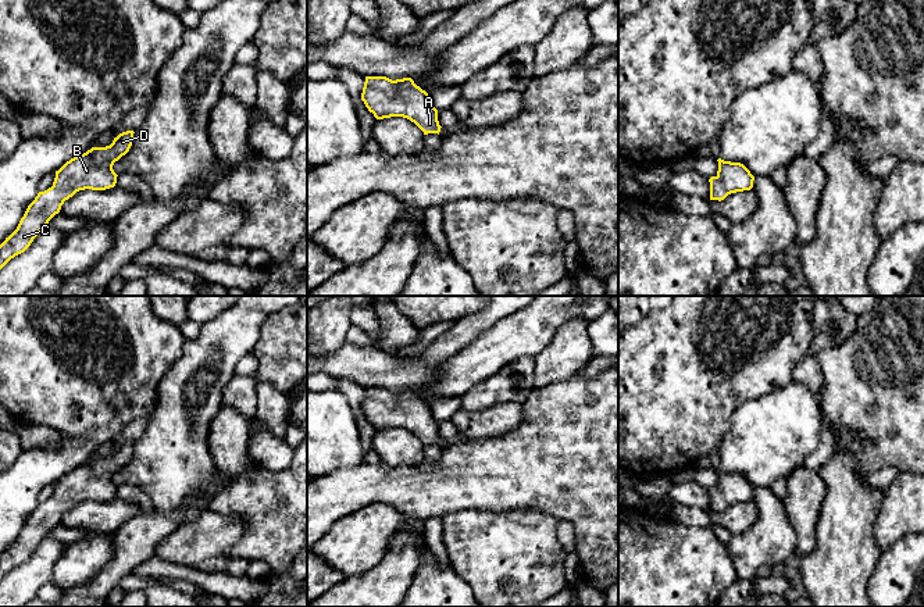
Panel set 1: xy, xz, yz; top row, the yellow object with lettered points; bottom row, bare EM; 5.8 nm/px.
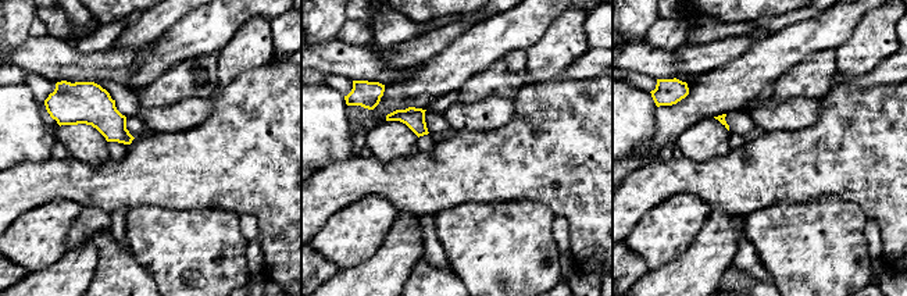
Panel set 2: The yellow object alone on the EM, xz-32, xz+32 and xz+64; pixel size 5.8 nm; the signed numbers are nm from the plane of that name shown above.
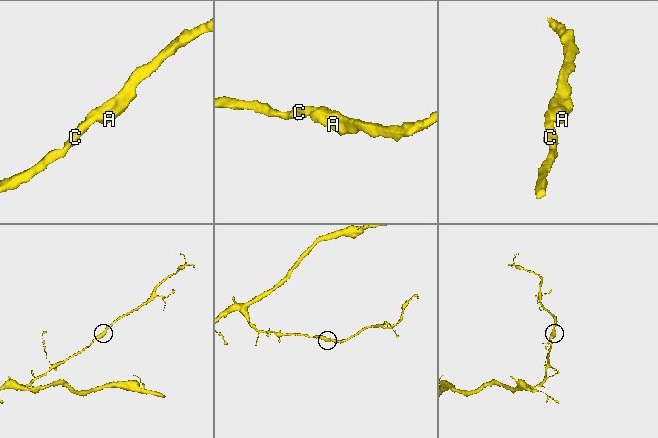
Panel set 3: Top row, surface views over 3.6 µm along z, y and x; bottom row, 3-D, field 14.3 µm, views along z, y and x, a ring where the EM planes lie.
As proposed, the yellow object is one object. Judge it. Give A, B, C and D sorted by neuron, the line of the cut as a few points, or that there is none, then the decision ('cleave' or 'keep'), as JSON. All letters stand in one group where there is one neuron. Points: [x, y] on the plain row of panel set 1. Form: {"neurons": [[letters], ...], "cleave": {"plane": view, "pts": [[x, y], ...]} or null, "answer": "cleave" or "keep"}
{"neurons": [["A", "B", "C", "D"]], "cleave": null, "answer": "keep"}

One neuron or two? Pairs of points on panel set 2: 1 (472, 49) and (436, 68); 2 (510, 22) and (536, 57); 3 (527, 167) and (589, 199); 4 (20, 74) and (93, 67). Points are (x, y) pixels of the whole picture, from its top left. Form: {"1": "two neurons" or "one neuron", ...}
{"1": "one neuron", "2": "two neurons", "3": "one neuron", "4": "two neurons"}

